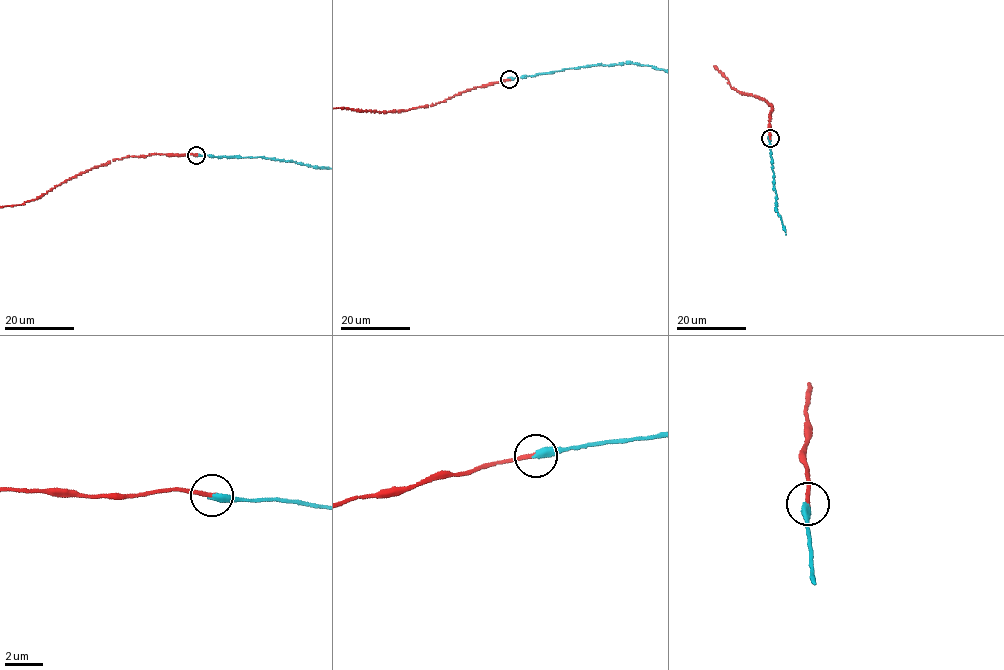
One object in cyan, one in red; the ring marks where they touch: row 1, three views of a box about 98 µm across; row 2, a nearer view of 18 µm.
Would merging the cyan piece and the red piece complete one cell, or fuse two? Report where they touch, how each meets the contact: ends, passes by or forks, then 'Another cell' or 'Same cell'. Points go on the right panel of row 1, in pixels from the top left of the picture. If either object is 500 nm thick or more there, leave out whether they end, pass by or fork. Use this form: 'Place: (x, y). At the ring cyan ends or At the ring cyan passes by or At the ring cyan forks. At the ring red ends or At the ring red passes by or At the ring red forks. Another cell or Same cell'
Place: (770, 138). At the ring cyan ends. At the ring red ends. Same cell

